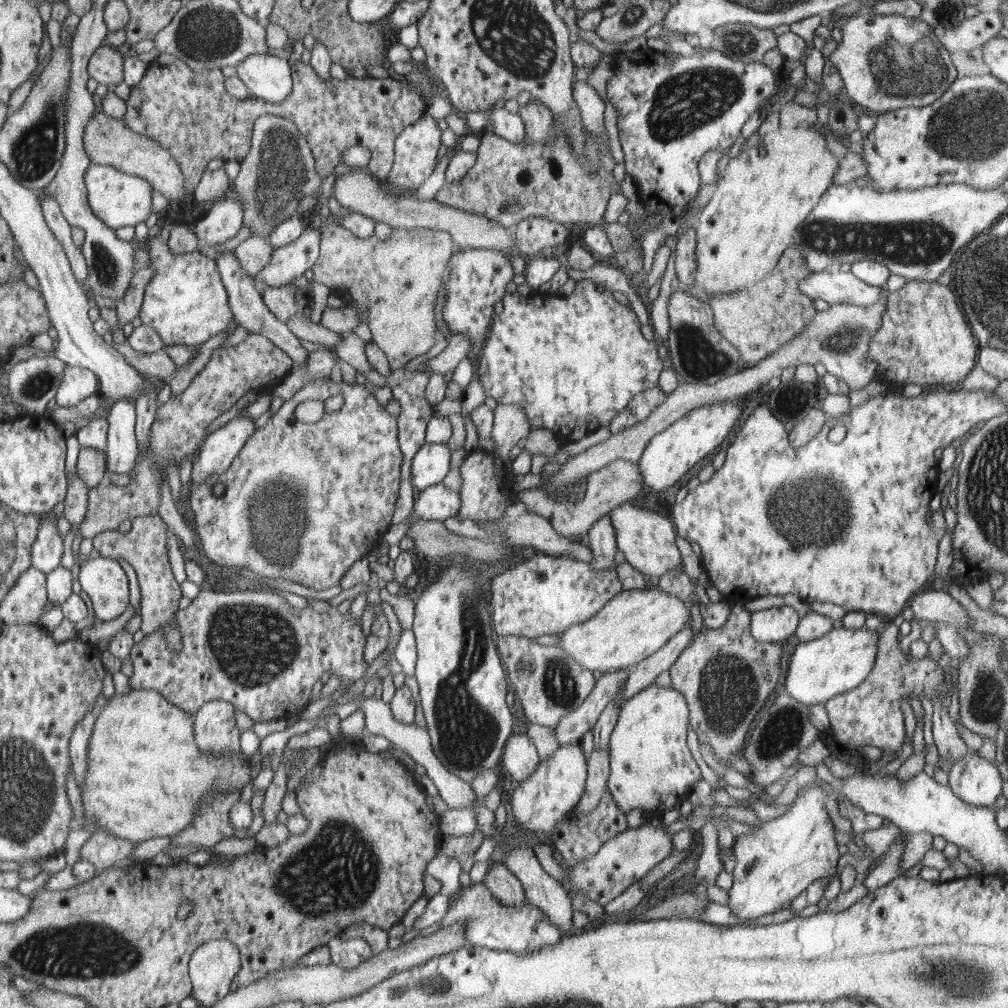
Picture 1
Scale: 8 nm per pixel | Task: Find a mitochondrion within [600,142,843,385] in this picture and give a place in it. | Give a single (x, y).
(701, 360)

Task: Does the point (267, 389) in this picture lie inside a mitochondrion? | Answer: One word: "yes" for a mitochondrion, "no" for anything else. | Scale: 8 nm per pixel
no

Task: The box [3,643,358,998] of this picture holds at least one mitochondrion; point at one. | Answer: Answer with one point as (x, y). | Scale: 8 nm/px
(80, 953)

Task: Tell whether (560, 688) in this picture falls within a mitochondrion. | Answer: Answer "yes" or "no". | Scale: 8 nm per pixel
yes

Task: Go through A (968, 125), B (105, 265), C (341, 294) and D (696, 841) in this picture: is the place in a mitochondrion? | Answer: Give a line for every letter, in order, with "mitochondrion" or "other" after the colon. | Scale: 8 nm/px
A: mitochondrion
B: mitochondrion
C: other
D: other

